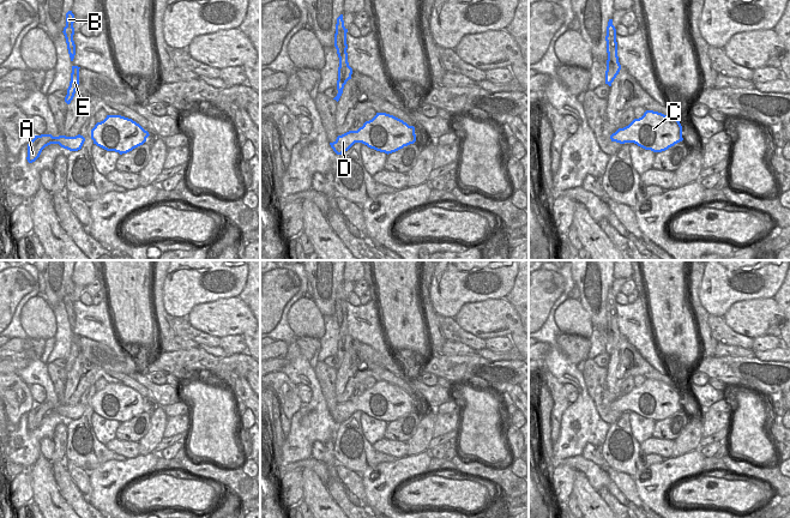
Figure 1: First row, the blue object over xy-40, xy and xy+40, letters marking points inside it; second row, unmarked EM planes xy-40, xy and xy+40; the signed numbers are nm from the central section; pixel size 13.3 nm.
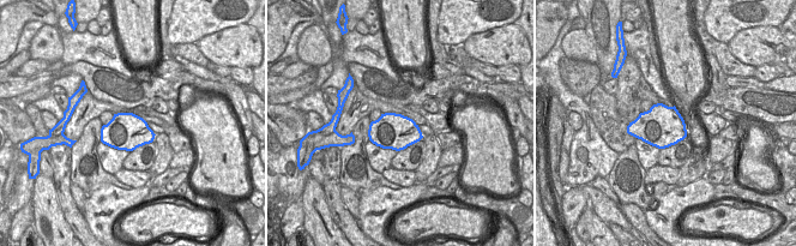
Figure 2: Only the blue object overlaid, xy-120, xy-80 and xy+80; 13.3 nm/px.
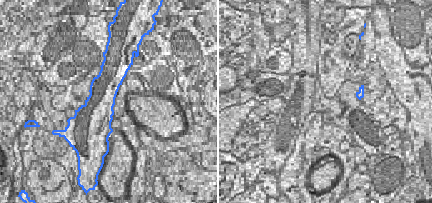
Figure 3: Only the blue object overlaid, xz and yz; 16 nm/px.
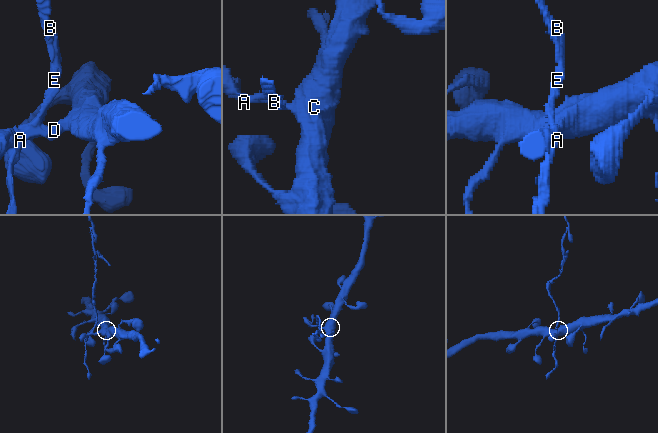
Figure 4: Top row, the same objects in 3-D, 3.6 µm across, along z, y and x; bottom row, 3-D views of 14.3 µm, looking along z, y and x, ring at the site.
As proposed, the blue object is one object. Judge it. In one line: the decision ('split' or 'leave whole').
split

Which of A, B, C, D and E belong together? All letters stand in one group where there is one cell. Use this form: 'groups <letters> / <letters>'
groups A B D E / C

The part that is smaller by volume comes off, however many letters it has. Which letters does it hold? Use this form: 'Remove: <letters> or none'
Remove: A, B, D, E

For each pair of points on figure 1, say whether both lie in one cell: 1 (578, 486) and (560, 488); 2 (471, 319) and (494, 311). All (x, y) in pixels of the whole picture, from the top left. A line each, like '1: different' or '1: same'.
1: different
2: same

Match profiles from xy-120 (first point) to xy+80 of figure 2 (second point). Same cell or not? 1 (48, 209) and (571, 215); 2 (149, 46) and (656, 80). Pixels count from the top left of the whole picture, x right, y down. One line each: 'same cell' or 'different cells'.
1: different cells
2: different cells

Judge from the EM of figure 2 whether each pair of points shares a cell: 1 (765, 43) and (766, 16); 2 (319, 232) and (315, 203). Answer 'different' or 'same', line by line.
1: different
2: same

